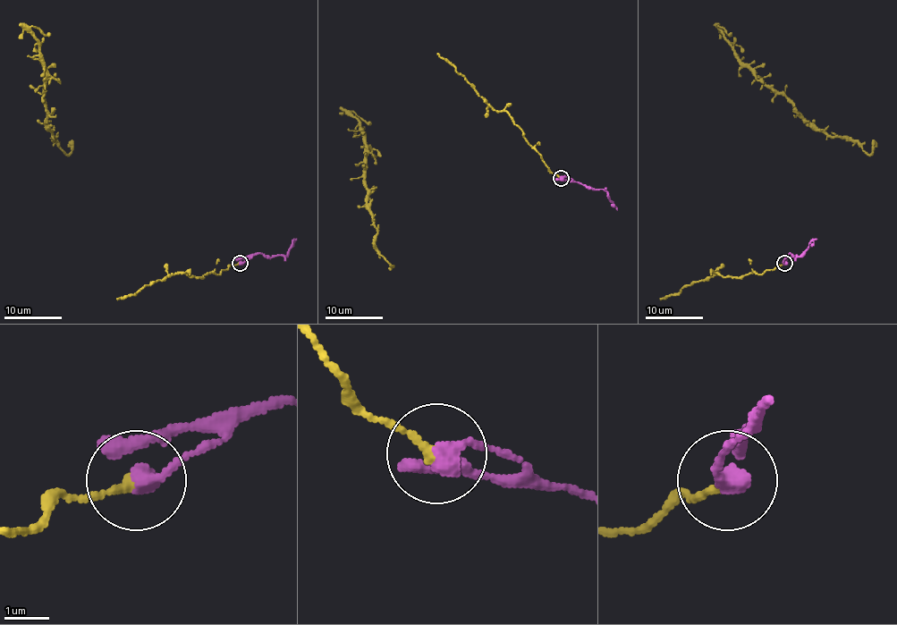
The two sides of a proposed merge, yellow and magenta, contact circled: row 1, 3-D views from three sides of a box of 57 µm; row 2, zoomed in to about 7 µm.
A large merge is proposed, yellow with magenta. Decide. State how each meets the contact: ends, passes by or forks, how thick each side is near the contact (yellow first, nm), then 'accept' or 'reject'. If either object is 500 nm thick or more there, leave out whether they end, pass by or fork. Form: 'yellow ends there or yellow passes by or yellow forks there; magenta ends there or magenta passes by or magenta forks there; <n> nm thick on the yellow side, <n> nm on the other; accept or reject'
yellow ends there; magenta ends there; 220 nm thick on the yellow side, 440 nm on the other; reject

